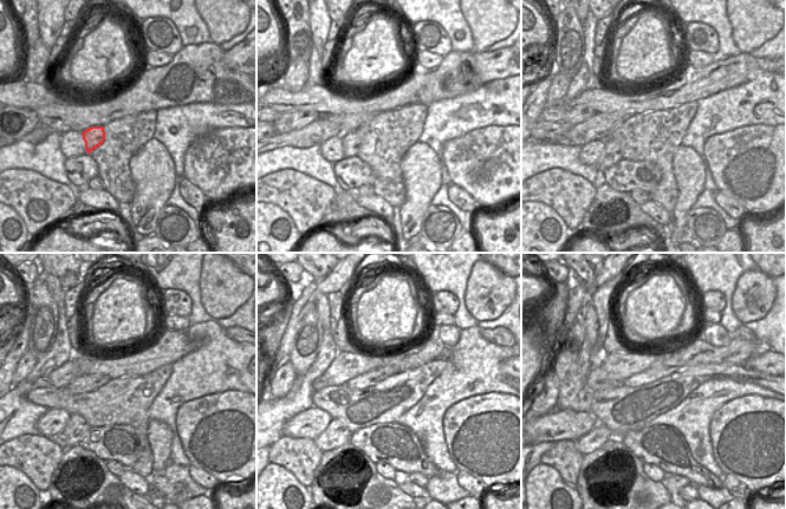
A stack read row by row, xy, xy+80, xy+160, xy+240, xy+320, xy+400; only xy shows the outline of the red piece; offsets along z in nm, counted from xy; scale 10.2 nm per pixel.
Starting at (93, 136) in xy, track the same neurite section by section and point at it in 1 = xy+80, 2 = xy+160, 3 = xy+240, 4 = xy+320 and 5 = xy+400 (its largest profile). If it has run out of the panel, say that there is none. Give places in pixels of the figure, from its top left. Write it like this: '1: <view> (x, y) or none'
1: xy+80 (351, 143)
2: xy+160 (611, 155)
3: xy+240 (77, 426)
4: xy+320 (337, 434)
5: xy+400 (599, 435)

